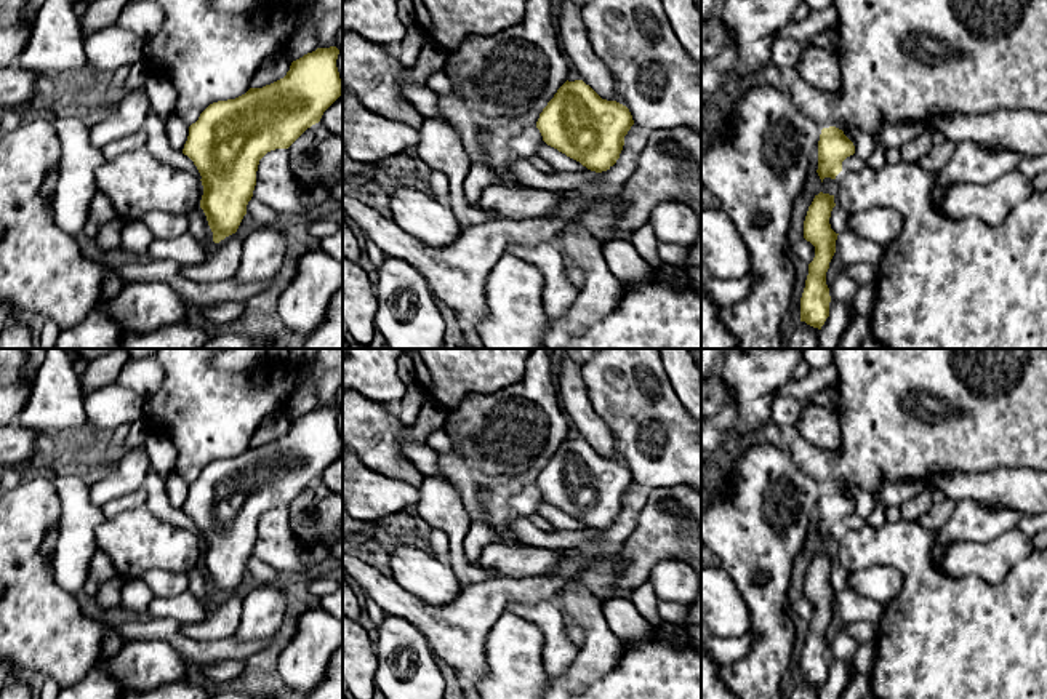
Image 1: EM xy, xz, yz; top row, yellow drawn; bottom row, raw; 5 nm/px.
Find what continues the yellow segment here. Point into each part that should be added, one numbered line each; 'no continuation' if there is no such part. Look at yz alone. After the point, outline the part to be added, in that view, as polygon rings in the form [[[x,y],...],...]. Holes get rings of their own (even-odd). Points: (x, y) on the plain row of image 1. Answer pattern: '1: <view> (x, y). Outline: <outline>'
no continuation

